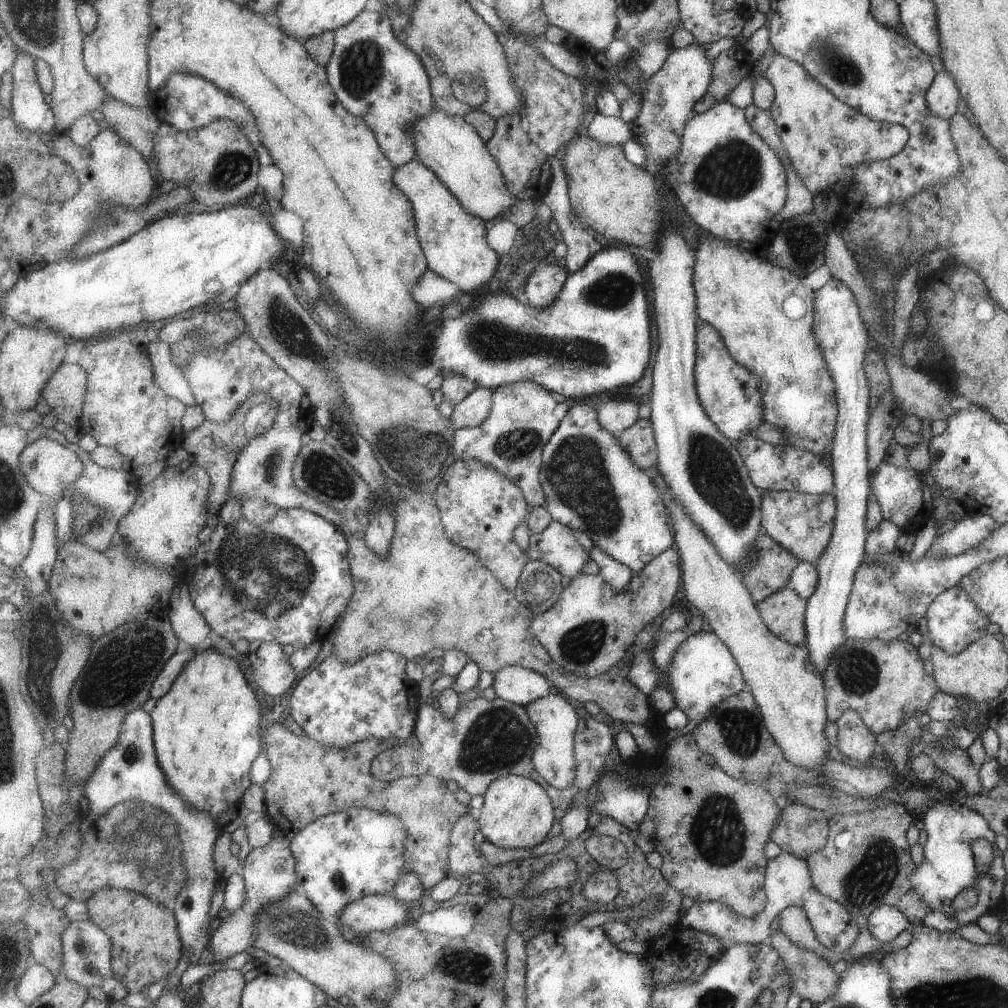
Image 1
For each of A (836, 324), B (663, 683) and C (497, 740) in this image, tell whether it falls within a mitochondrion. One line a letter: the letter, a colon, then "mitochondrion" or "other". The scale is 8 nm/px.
A: other
B: other
C: mitochondrion

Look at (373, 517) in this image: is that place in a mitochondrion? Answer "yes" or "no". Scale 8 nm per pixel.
no

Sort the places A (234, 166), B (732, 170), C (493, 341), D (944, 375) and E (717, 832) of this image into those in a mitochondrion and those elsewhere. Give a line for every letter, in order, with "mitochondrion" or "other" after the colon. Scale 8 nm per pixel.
A: mitochondrion
B: mitochondrion
C: mitochondrion
D: other
E: mitochondrion

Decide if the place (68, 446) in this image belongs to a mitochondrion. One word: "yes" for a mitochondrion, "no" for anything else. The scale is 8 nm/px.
no

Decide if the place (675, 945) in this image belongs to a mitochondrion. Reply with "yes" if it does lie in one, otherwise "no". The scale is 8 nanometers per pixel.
no

